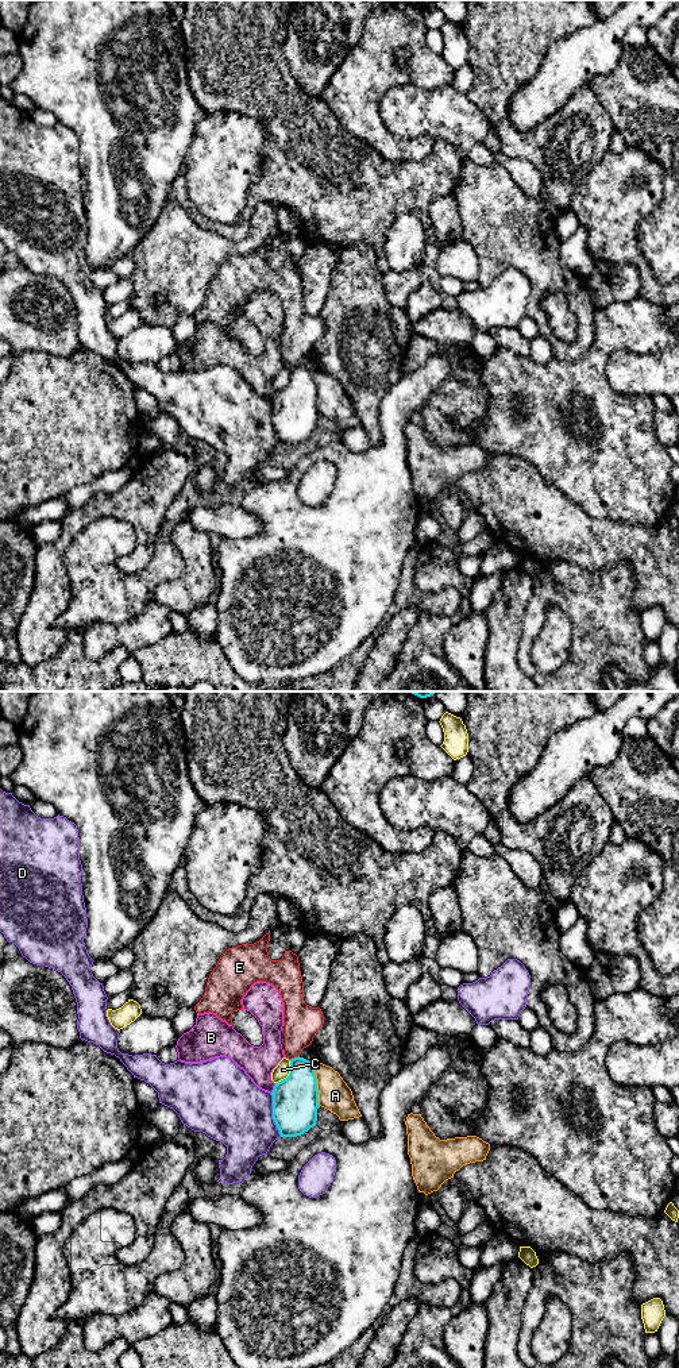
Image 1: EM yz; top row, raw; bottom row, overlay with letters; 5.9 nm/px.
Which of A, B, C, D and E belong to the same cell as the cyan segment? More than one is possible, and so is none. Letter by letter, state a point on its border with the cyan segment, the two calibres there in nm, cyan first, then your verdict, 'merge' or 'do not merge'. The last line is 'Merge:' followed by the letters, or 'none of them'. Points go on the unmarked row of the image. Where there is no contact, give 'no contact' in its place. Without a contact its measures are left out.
A: contact yz (316, 393); calibres 280 and 190 nm; do not merge
B: contact yz (274, 397); calibres 280 and 190 nm; do not merge
C: contact yz (289, 382); calibres 280 and 90 nm; do not merge
D: contact yz (273, 423); calibres 280 and 400 nm; do not merge
E: contact yz (294, 366); calibres 280 and 220 nm; do not merge
Merge: none of them

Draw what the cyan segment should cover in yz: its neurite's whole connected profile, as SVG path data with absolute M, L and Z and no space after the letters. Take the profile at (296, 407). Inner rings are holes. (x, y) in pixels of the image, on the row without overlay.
M304 366L290 369L290 382L275 392L273 428L281 446L297 446L316 435L319 413L313 371Z

